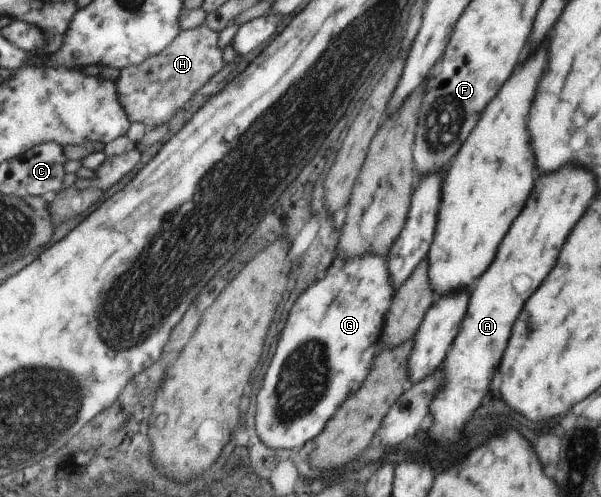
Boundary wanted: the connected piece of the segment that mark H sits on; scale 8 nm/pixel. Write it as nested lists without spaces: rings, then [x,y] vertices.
[[[200,23],[193,29],[180,30],[179,36],[162,53],[155,54],[154,57],[148,57],[146,61],[120,71],[115,83],[118,103],[124,109],[126,117],[131,123],[142,123],[148,130],[151,130],[160,124],[164,124],[164,122],[168,122],[176,114],[177,110],[182,110],[184,104],[192,98],[198,88],[202,88],[212,76],[222,70],[222,66],[224,66],[222,58],[224,58],[222,50],[218,48],[218,33],[212,31],[209,26]]]

